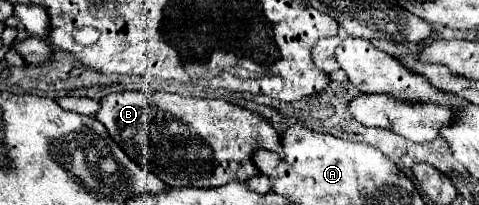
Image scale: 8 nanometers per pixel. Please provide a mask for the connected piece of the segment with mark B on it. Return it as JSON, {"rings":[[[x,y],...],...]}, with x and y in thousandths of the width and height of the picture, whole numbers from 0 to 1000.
{"rings":[[[246,449],[209,488],[200,576],[221,615],[230,663],[267,751],[271,780],[292,800],[305,839],[330,859],[355,917],[455,917],[489,878],[518,878],[543,829],[530,800],[539,732],[564,732],[589,751],[589,673],[555,576],[543,556],[451,478],[384,478],[347,449]]]}

